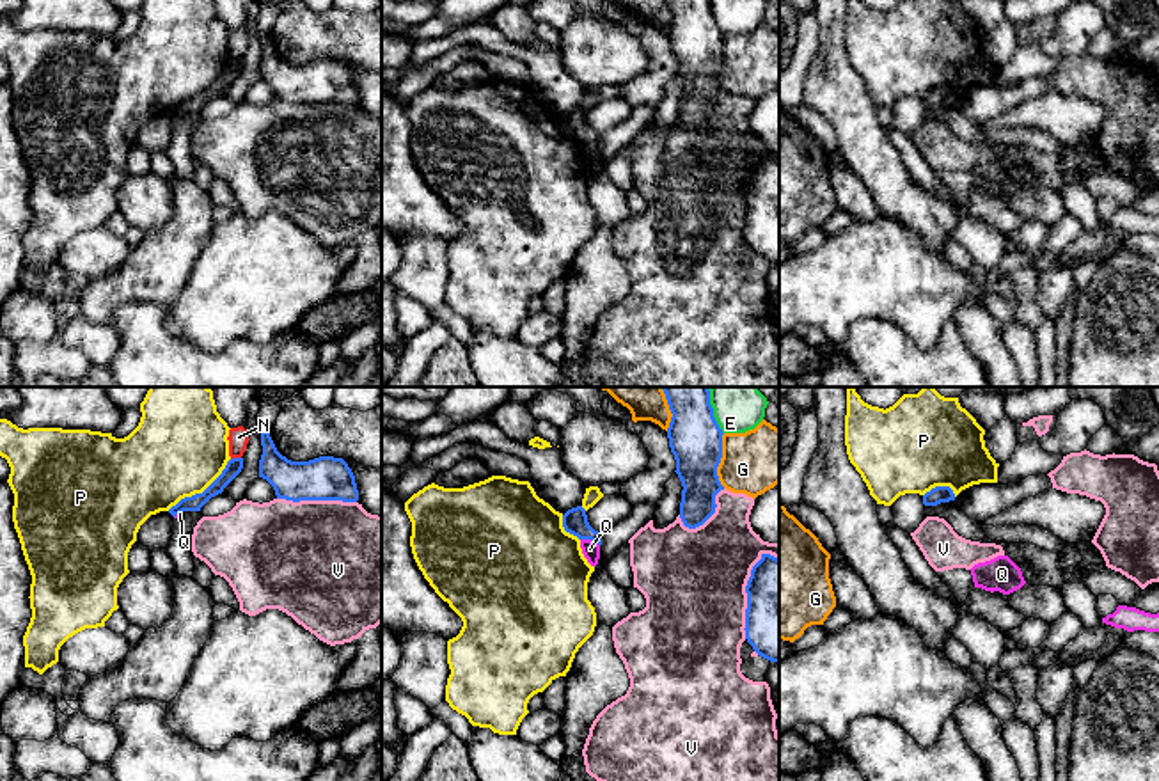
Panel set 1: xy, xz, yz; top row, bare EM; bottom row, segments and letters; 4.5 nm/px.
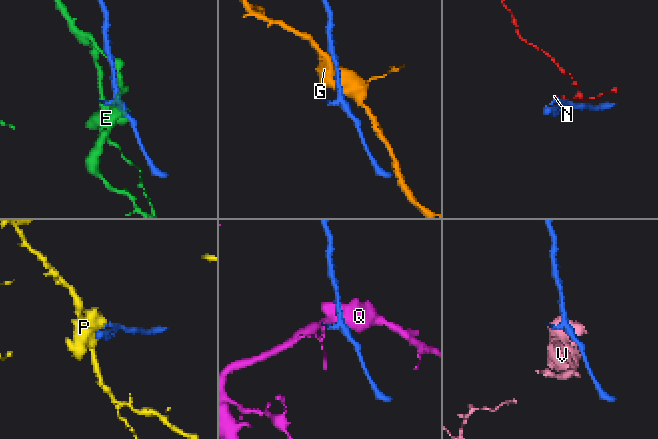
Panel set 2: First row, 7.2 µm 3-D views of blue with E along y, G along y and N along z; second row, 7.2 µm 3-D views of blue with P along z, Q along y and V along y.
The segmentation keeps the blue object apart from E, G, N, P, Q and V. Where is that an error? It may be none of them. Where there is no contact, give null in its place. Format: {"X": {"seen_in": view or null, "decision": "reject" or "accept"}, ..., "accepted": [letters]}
{"E": {"seen_in": "xz", "decision": "reject"}, "G": {"seen_in": "xz", "decision": "reject"}, "N": {"seen_in": "xy", "decision": "reject"}, "P": {"seen_in": "xy", "decision": "reject"}, "Q": {"seen_in": "xz", "decision": "reject"}, "V": {"seen_in": "xy", "decision": "reject"}, "accepted": []}

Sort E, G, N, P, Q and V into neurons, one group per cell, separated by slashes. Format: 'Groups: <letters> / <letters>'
Groups: E / G / N / P / Q / V

